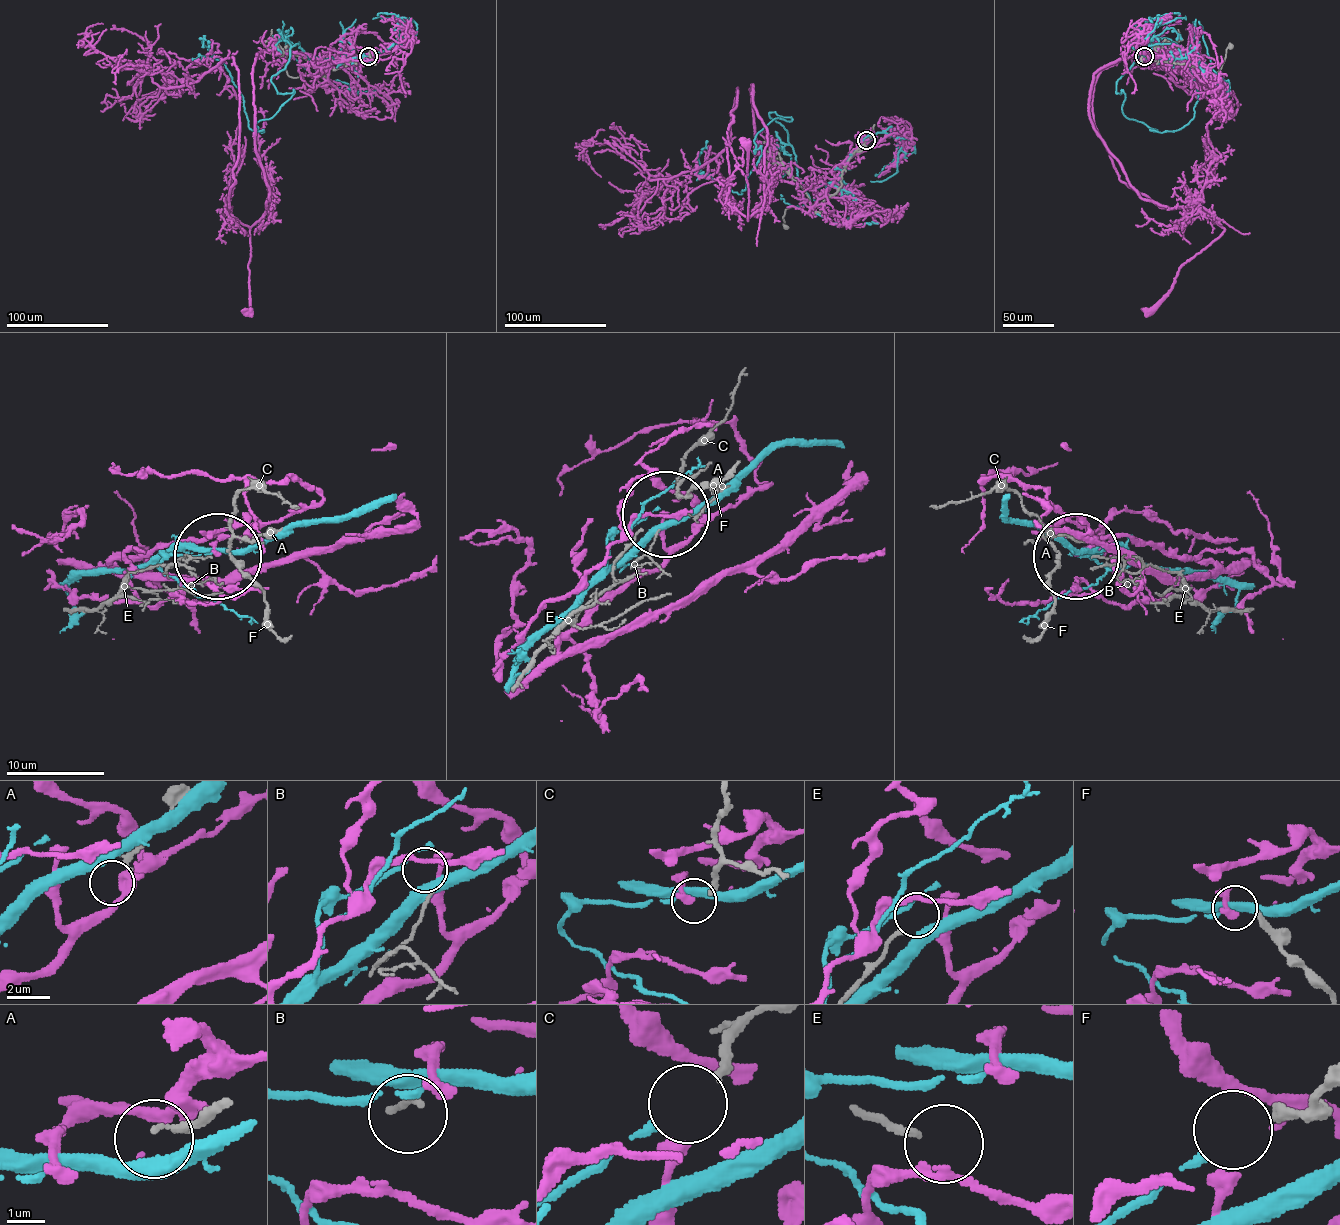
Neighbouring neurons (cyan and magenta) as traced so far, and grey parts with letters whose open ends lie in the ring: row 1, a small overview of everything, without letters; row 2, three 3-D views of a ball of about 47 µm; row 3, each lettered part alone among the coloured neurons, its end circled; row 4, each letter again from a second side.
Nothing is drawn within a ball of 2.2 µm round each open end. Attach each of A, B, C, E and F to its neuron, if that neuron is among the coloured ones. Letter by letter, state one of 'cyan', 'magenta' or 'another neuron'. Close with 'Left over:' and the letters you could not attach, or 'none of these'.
A: another neuron
B: another neuron
C: cyan
E: another neuron
F: magenta
Left over: A, B, E

